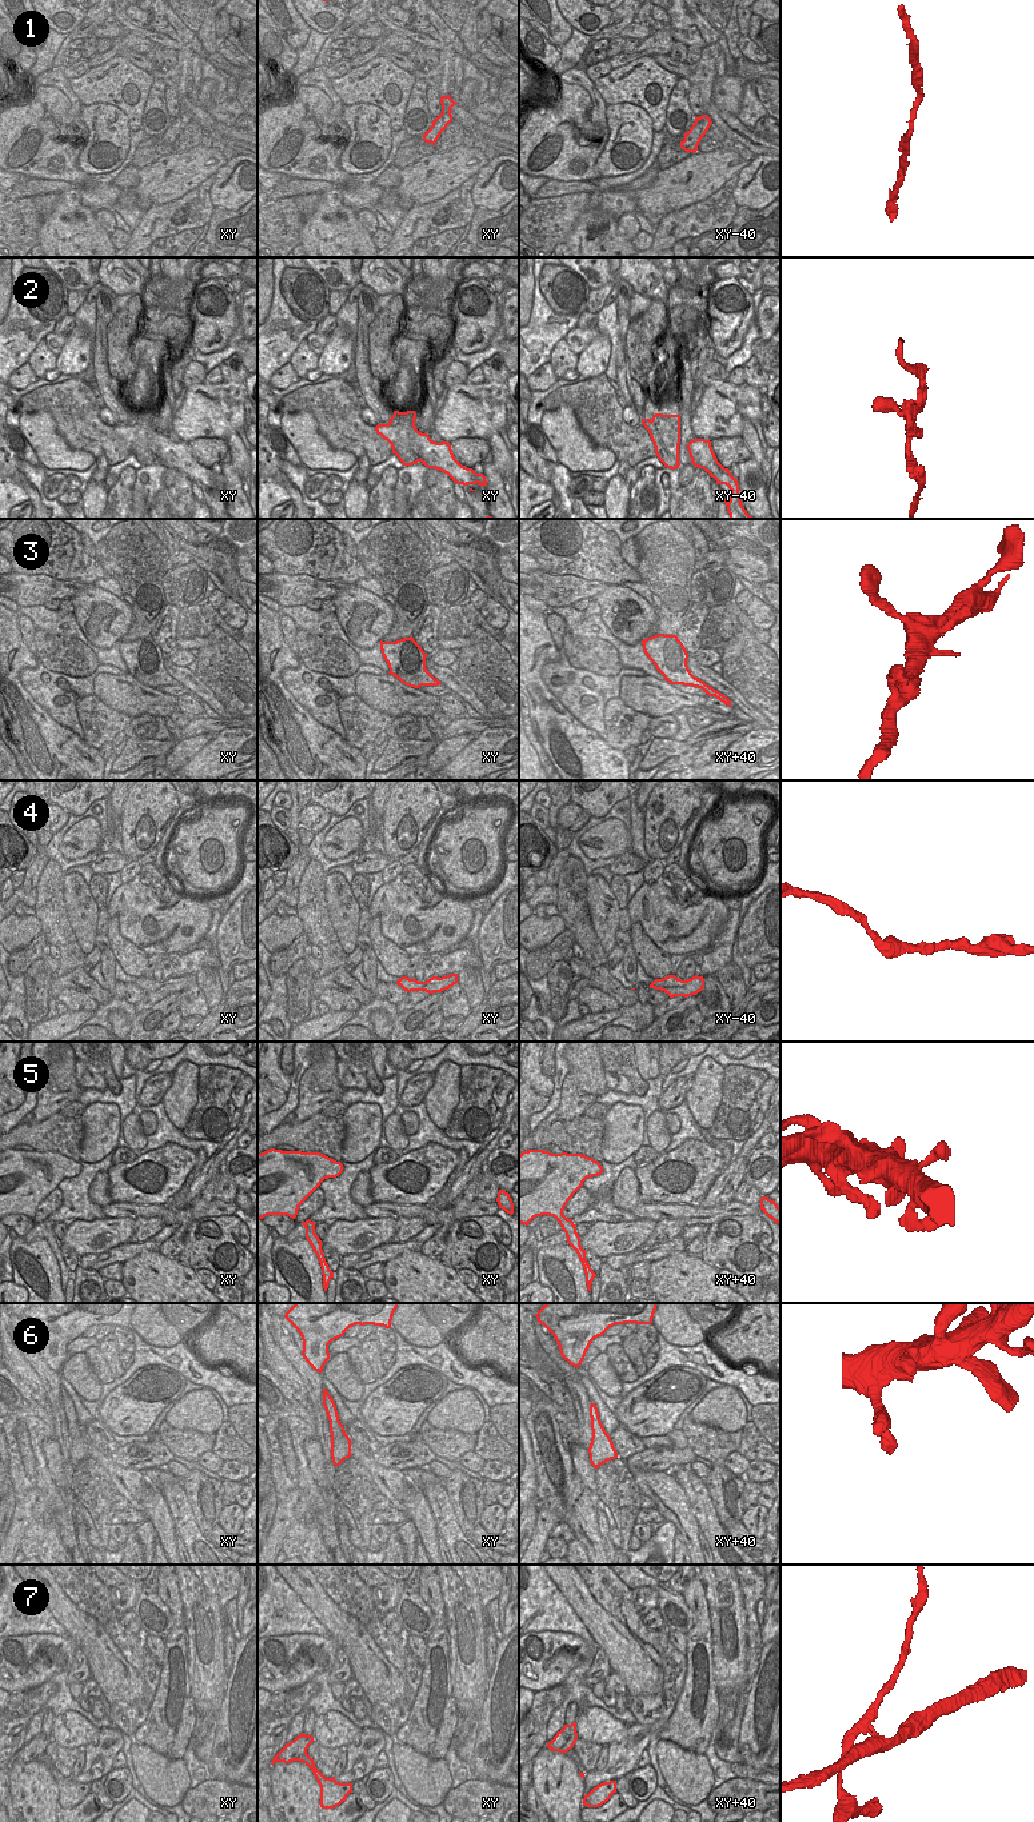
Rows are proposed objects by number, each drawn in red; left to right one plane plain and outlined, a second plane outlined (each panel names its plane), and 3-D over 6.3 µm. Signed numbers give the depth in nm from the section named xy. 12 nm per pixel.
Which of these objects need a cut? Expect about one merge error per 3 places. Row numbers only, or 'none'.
1, 7

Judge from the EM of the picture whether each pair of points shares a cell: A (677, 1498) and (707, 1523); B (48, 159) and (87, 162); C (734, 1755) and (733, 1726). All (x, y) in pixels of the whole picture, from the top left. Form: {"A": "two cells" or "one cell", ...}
{"A": "two cells", "B": "two cells", "C": "one cell"}

